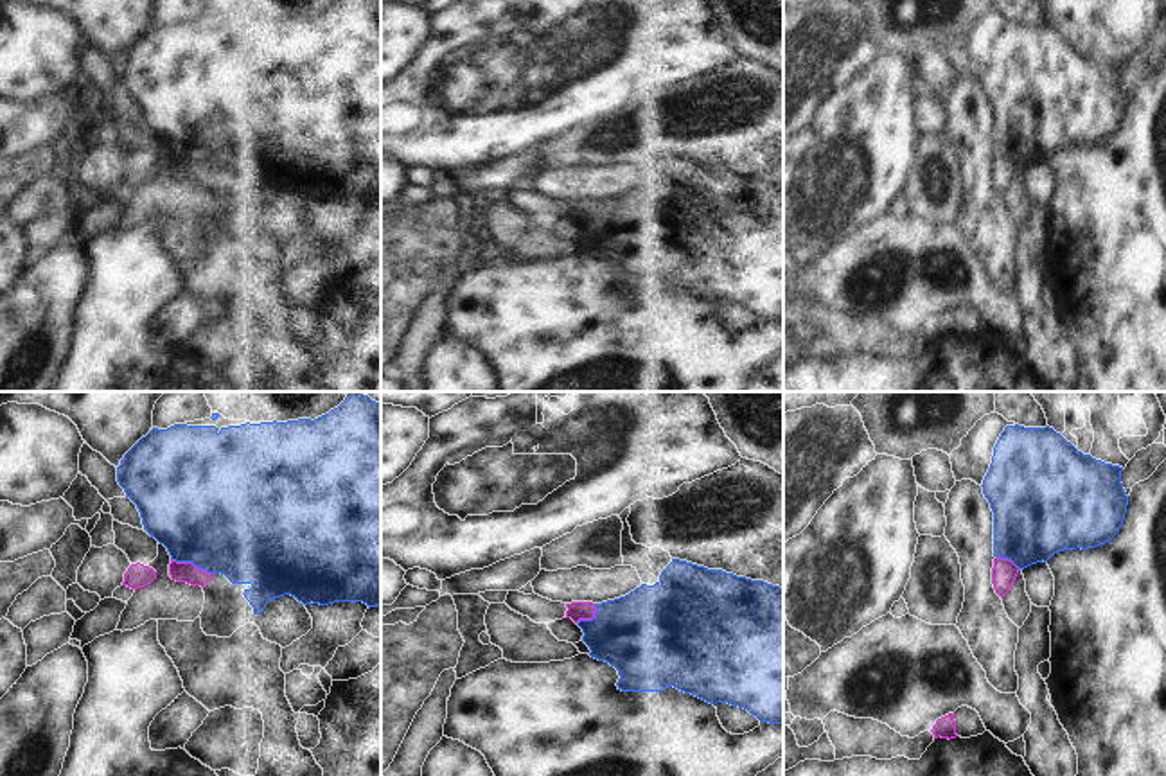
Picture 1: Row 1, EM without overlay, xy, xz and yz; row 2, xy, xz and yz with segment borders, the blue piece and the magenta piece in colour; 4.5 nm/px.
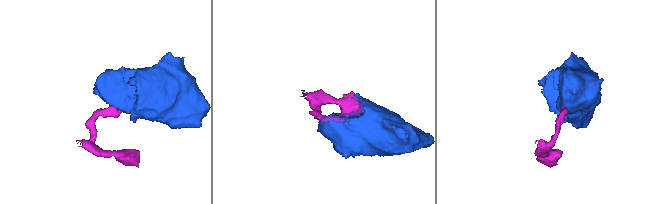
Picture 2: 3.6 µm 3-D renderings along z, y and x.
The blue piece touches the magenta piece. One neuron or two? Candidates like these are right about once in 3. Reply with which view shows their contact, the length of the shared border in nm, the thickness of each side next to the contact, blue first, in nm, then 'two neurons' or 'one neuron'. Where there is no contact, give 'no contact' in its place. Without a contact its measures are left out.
xy | 200 nm | 500/100 nm | two neurons

